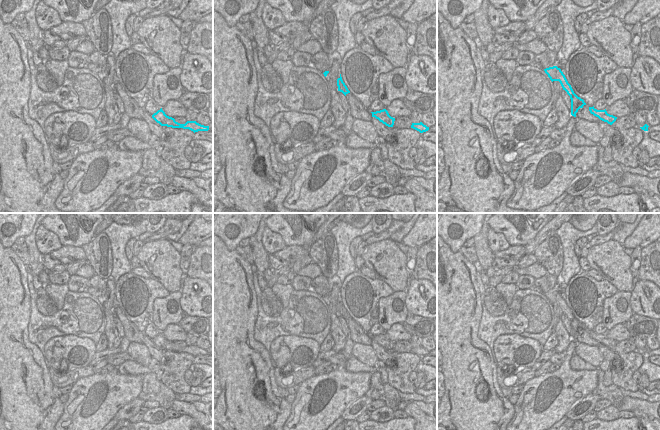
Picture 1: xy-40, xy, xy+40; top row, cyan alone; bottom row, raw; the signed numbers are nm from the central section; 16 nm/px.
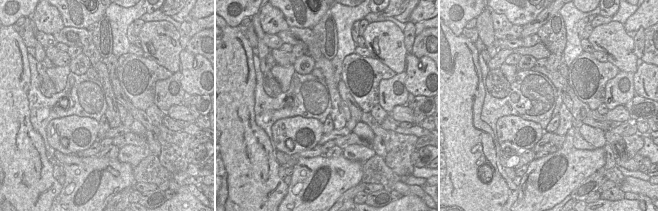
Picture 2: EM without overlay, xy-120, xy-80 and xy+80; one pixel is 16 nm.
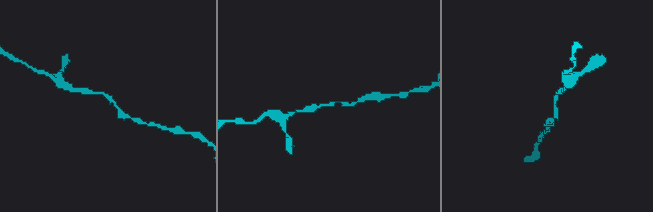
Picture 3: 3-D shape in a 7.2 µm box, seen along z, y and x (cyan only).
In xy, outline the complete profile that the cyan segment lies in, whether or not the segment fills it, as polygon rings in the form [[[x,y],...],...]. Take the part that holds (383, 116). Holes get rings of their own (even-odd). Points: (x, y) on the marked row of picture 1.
[[[386,109],[371,113],[372,117],[375,117],[386,126],[393,127],[395,118],[391,117]]]

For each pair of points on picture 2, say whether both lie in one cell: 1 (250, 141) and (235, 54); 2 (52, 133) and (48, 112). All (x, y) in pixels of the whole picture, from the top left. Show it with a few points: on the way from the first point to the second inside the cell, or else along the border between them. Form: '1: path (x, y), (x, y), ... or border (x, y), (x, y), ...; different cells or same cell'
1: path (235, 119), (235, 76); same cell
2: border (73, 114), (49, 122), (48, 143); different cells

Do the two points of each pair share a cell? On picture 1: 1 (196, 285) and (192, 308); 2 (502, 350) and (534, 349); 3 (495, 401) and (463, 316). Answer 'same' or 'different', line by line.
1: same
2: same
3: same

